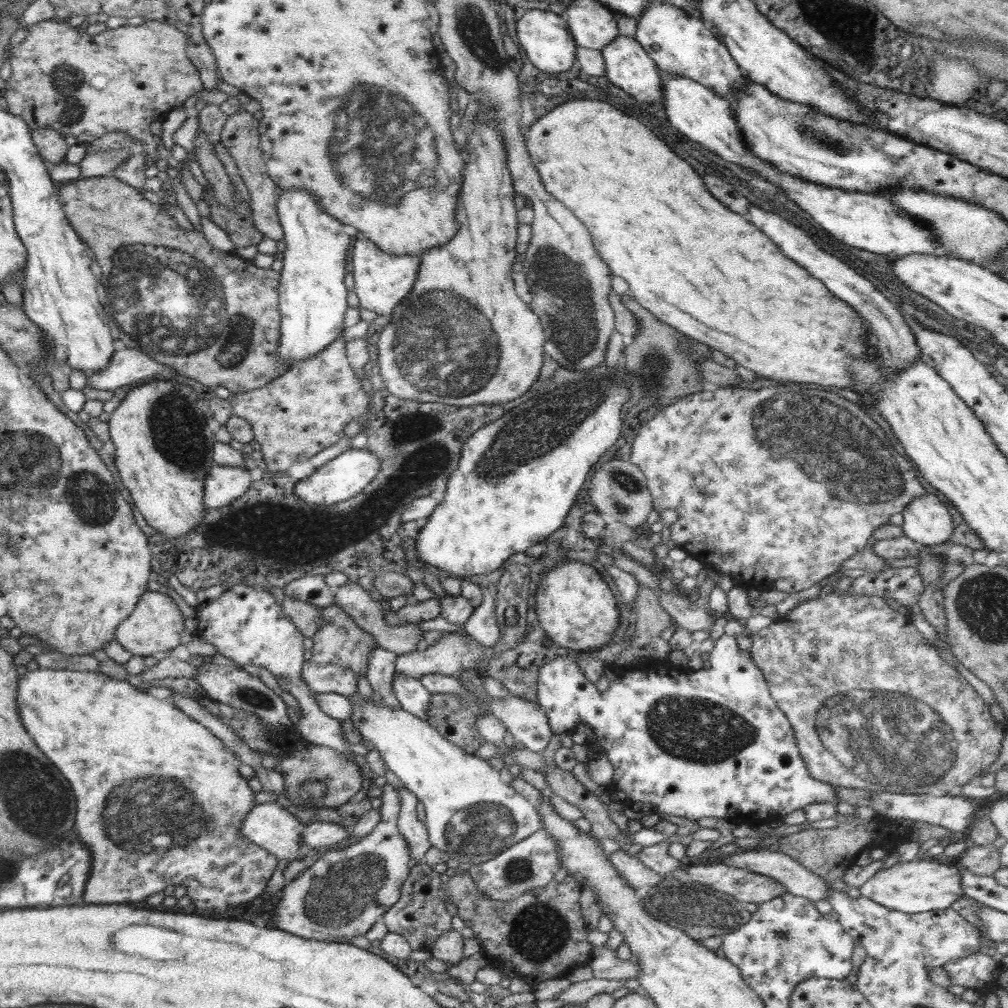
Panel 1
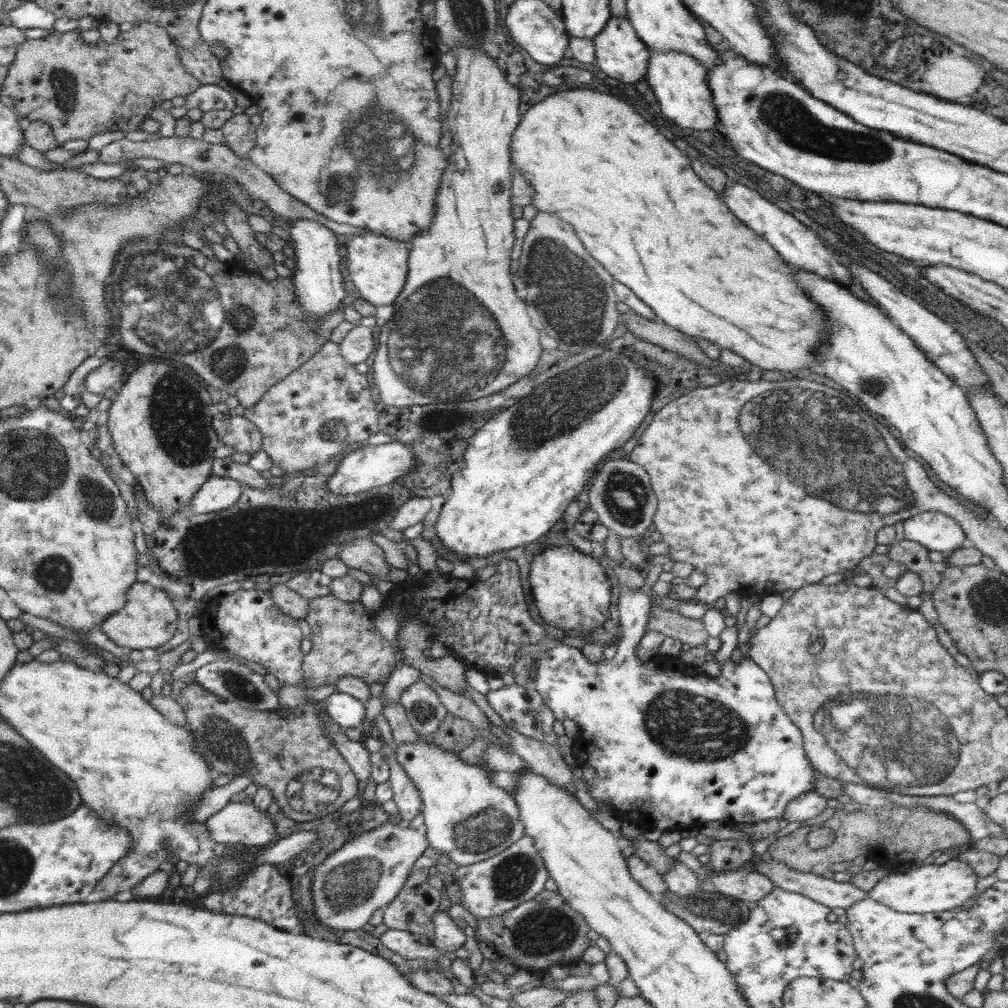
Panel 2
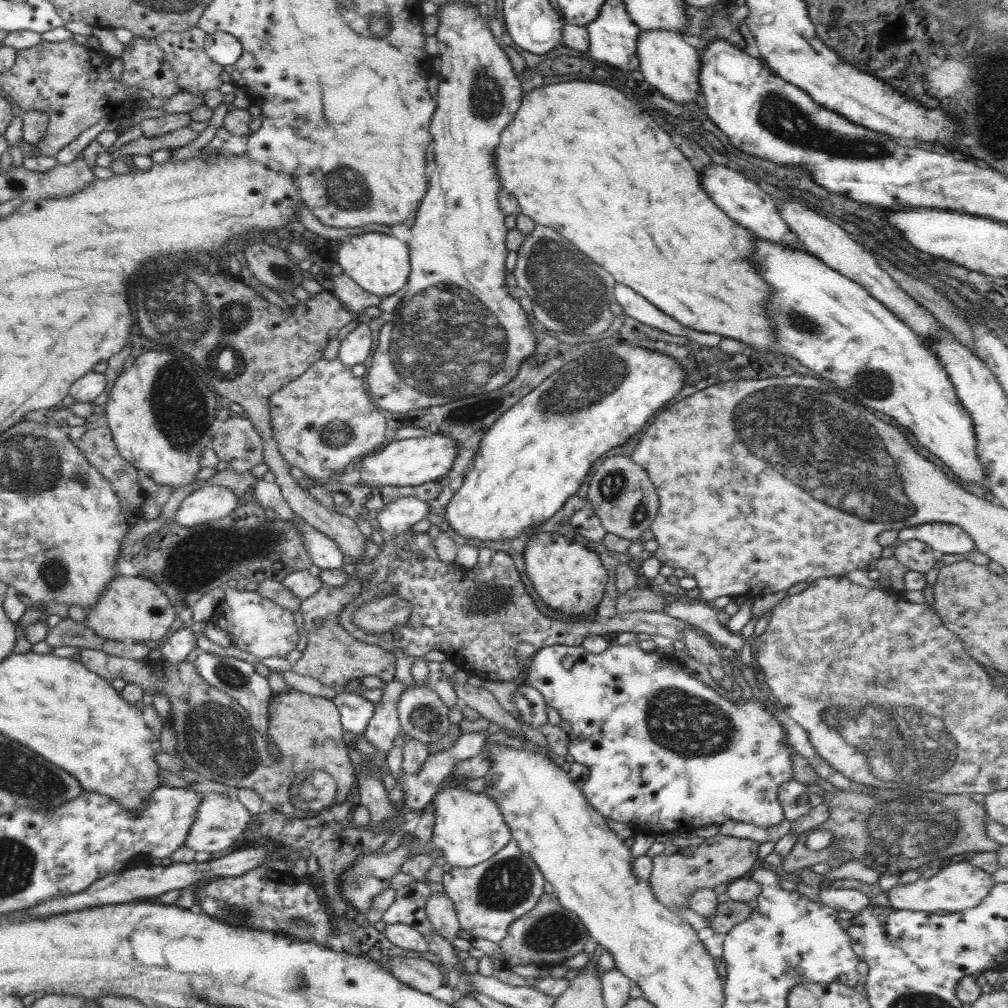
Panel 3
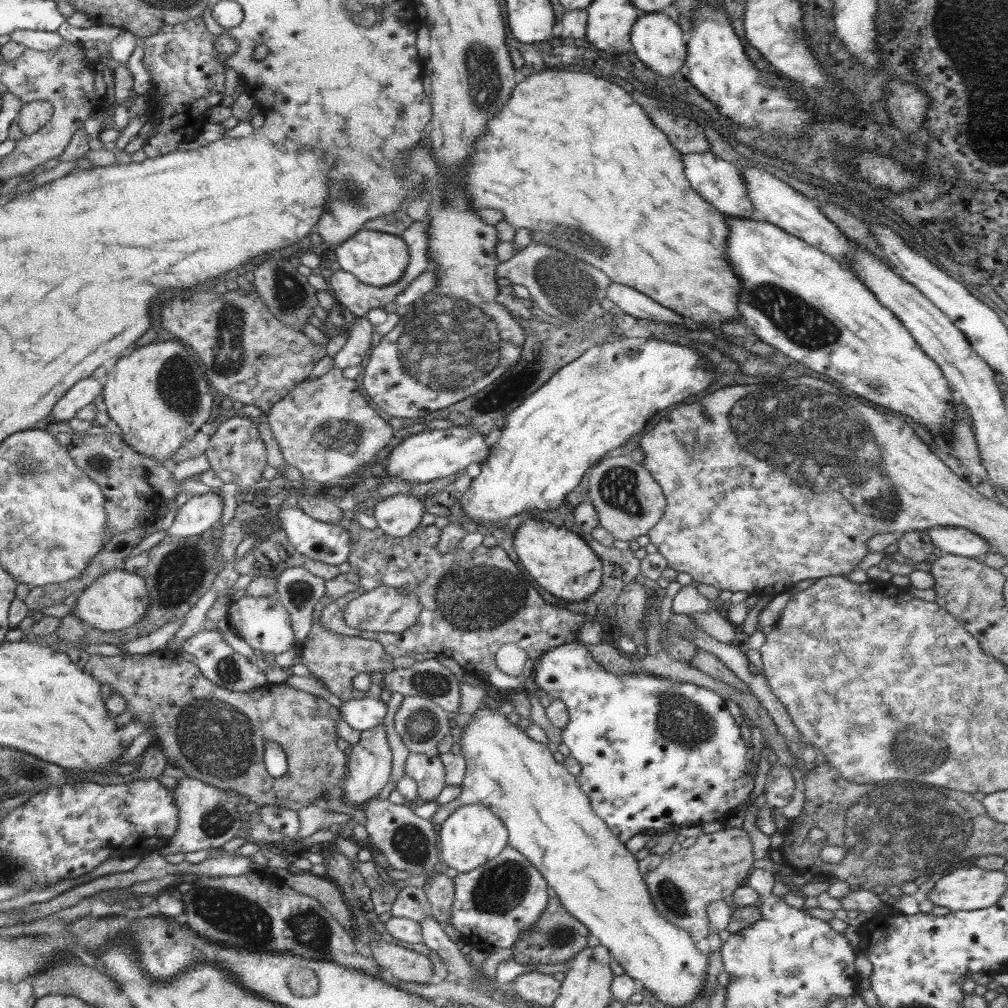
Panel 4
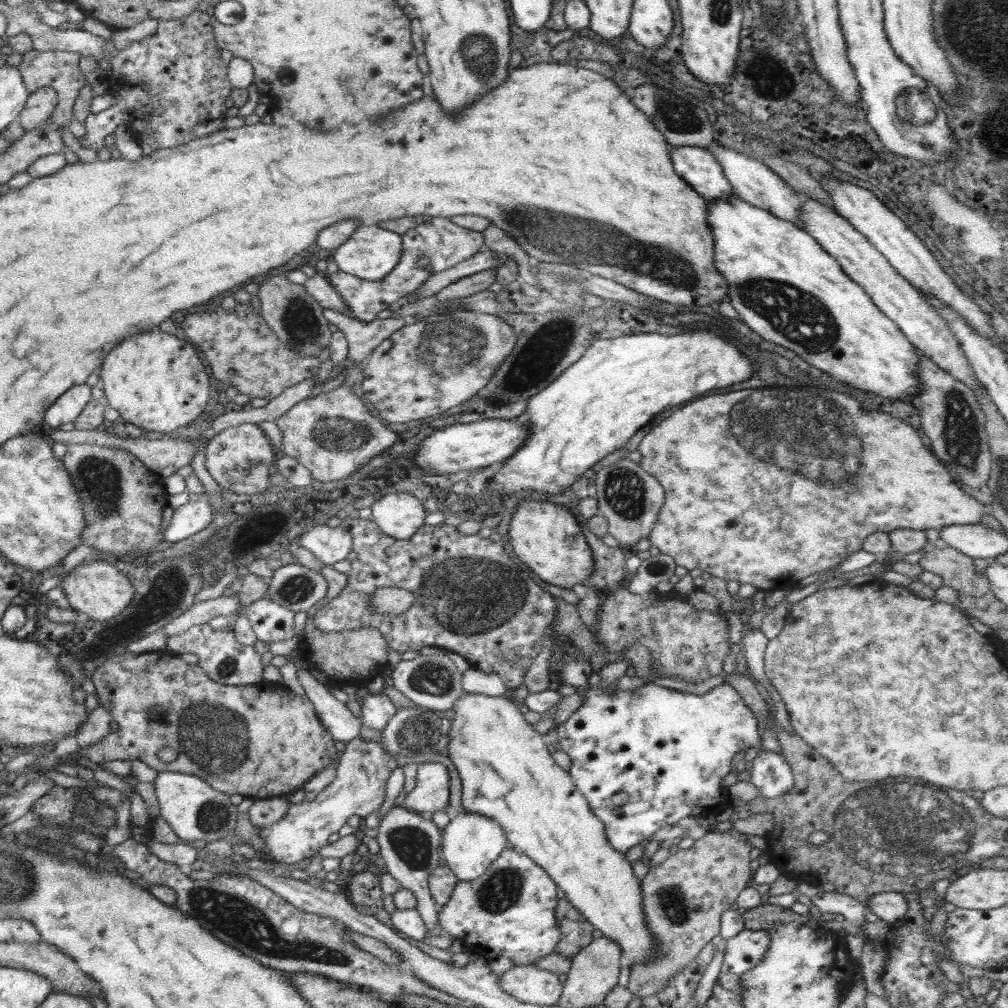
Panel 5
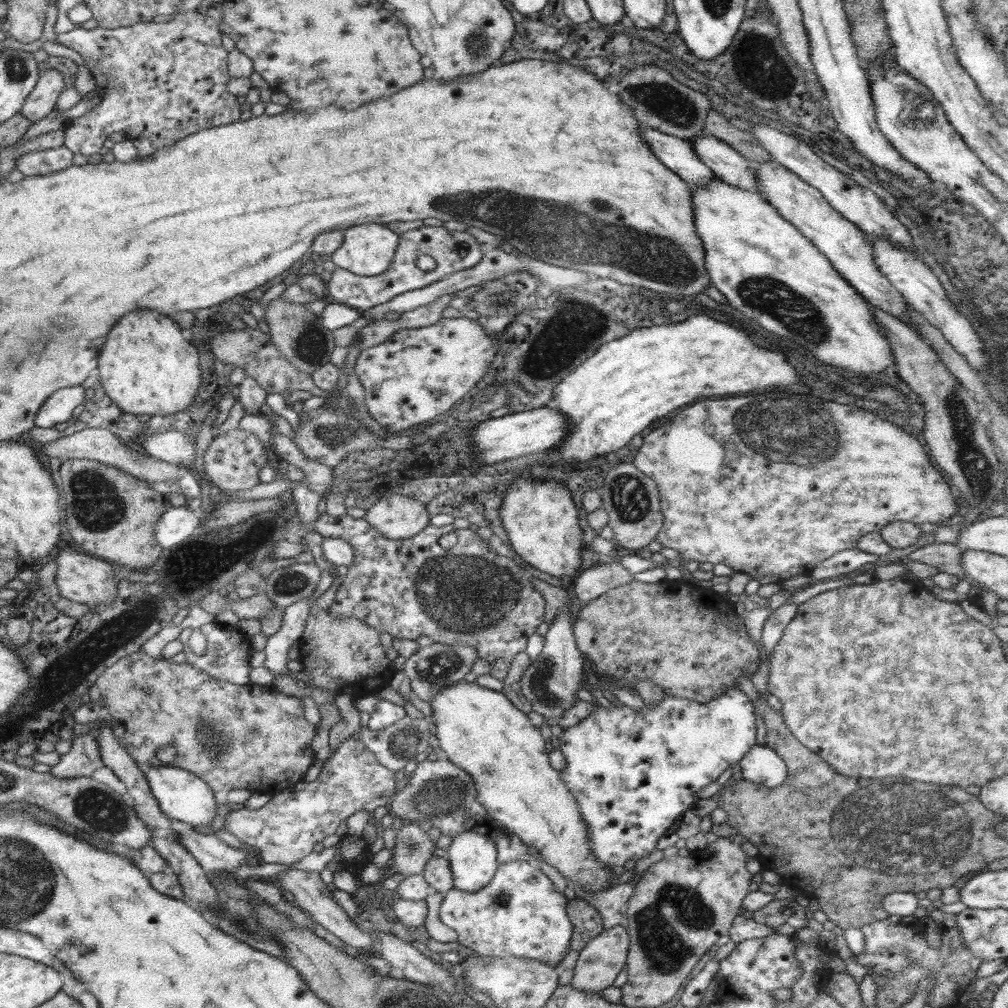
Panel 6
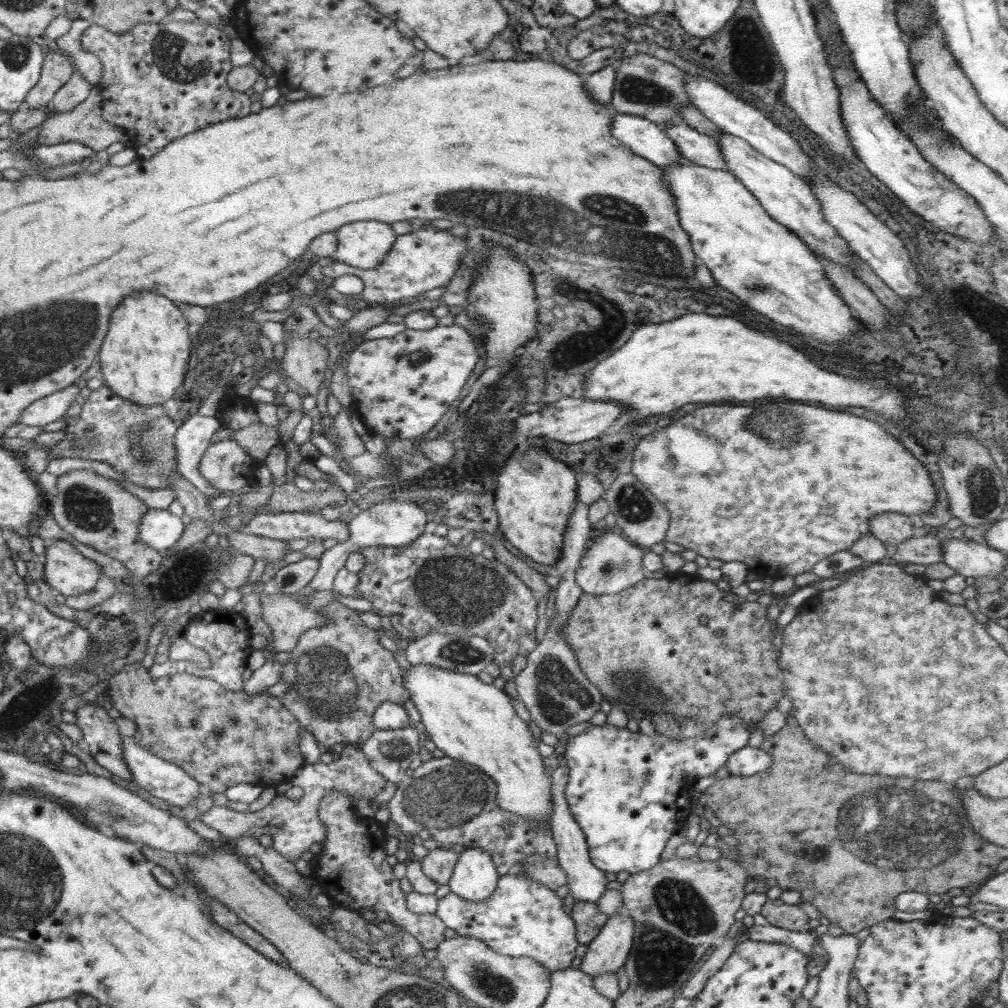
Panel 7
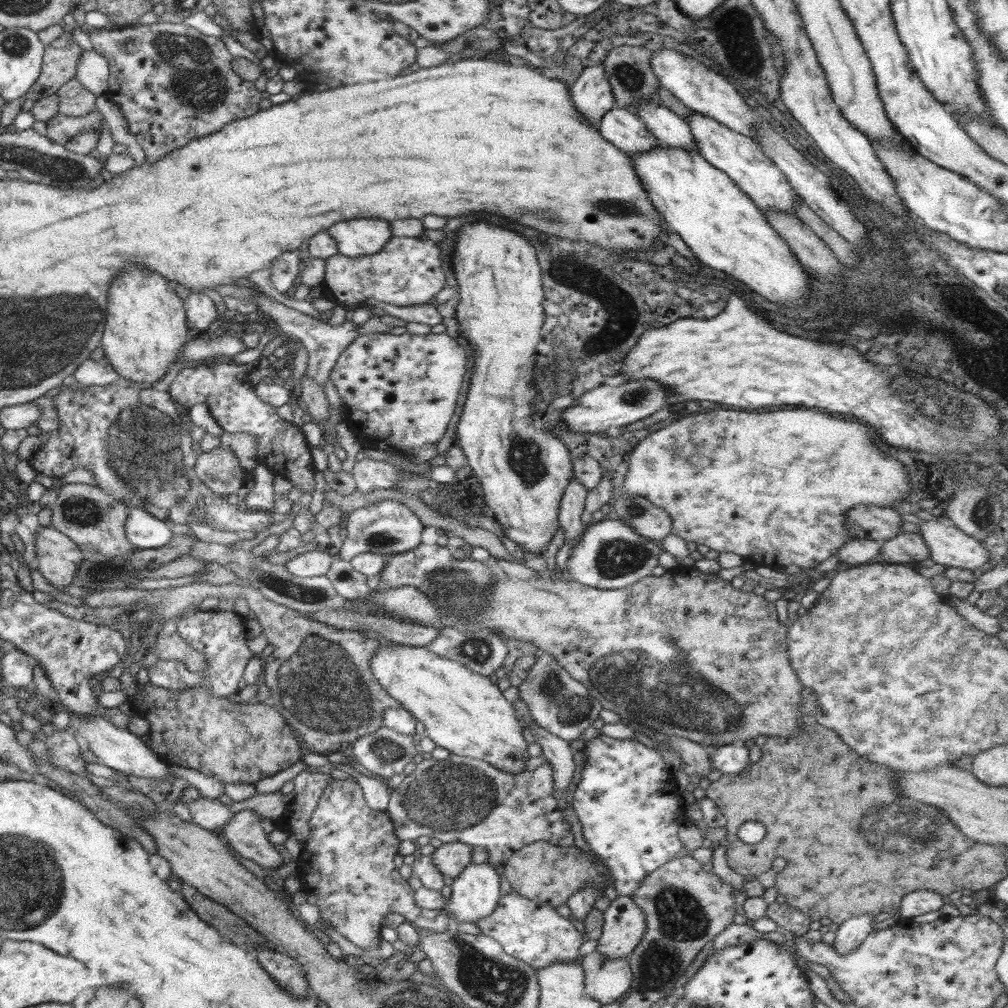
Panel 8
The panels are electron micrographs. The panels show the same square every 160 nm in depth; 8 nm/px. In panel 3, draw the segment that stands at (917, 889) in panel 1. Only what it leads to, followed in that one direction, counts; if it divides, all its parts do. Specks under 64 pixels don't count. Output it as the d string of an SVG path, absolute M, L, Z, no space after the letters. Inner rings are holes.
M958 861L942 868L931 878L920 877L915 882L909 884L899 884L894 886L892 890L887 892L886 896L890 901L890 905L893 909L897 910L910 910L913 912L928 912L934 913L938 910L944 910L948 912L962 912L968 910L968 908L976 908L978 904L984 901L984 898L990 894L990 890L994 888L996 882L991 877L992 873L984 872L981 868L970 864L968 861Z

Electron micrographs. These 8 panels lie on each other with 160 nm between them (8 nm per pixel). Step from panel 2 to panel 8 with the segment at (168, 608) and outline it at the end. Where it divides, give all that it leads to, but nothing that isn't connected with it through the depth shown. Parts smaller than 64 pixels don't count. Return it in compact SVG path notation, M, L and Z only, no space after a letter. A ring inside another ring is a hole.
M42 526L37 530L34 546L37 570L52 586L61 589L73 584L85 554L73 540L52 526Z

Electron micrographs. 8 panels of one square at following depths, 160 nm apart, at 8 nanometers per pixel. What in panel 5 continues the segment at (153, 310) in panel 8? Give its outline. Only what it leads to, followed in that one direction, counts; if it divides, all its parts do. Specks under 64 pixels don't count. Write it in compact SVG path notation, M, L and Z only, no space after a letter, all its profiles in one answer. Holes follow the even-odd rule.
M152 330L138 336L125 338L105 356L101 366L100 382L104 390L104 402L108 408L120 413L125 423L147 432L169 432L180 429L198 419L205 412L210 399L210 380L206 375L205 361L195 345L166 332Z

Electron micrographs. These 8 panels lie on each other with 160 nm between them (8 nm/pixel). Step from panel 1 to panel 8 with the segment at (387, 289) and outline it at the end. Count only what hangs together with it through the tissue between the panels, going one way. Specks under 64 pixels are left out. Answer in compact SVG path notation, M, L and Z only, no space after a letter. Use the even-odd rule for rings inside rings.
M352 219L340 221L328 228L344 256L356 258L380 252L392 238L391 223L383 219Z

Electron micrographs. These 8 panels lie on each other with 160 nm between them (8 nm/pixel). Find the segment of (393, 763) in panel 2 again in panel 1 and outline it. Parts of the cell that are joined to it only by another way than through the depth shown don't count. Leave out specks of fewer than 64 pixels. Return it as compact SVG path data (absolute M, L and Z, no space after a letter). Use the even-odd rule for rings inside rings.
M396 786L395 789L401 798L396 820L398 832L406 839L411 858L417 860L417 864L419 864L423 862L426 851L432 847L426 825L416 815L416 806L418 806L419 800L404 786Z

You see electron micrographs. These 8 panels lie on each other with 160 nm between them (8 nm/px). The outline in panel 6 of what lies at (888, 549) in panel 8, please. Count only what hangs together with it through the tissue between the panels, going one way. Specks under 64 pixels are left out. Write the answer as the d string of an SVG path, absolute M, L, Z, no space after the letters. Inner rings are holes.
M934 543L921 546L914 550L906 560L922 562L932 566L940 573L948 573L969 580L964 570L960 568L960 555L963 553L963 547L950 543Z

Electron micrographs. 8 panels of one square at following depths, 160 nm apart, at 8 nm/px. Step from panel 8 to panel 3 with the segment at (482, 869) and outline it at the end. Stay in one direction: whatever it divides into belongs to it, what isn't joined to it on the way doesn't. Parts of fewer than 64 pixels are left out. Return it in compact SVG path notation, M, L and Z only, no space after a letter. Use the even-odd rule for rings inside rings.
M452 777L450 782L445 782L441 793L433 796L431 804L435 823L429 846L443 854L441 861L447 861L453 867L470 868L480 864L513 839L496 801L486 793L466 789L462 778Z

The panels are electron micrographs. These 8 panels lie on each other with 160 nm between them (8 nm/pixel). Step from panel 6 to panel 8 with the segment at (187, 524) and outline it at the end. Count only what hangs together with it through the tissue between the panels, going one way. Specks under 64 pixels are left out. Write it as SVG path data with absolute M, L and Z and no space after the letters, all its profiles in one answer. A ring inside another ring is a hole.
M140 507L129 509L125 533L137 550L163 548L174 535L170 525Z

